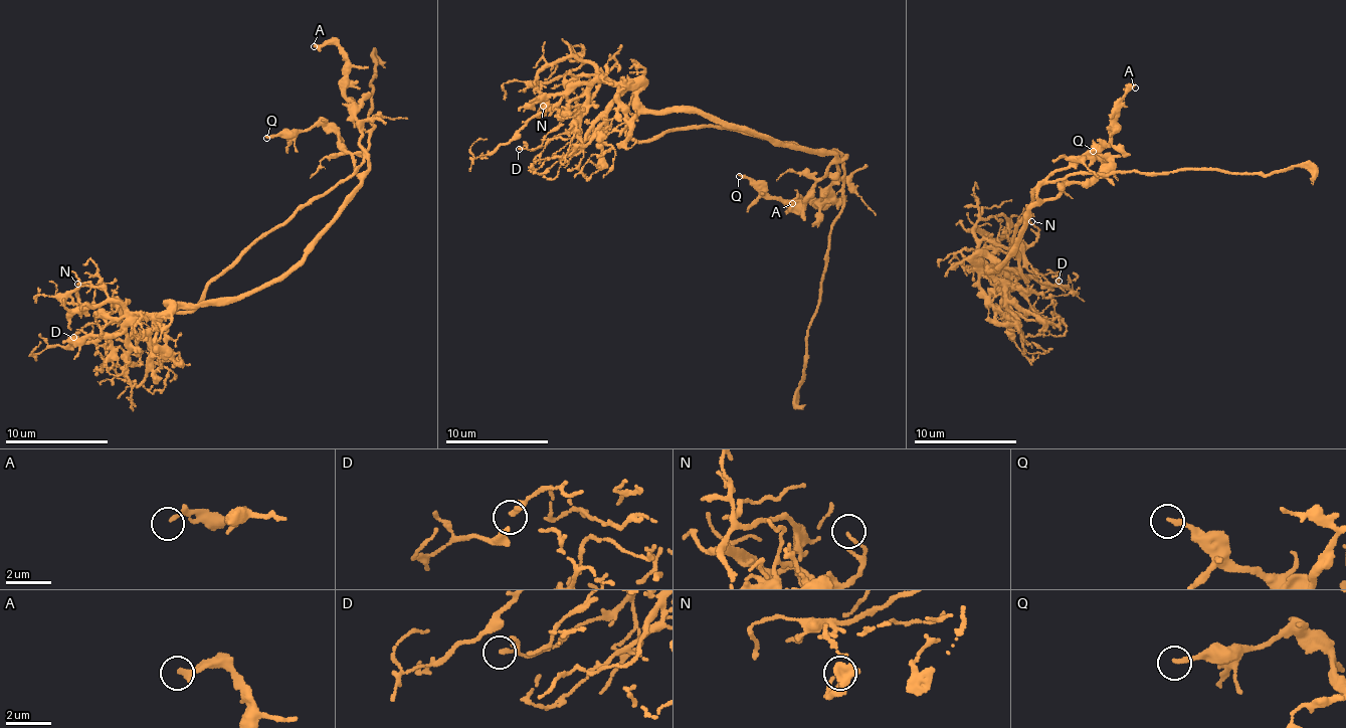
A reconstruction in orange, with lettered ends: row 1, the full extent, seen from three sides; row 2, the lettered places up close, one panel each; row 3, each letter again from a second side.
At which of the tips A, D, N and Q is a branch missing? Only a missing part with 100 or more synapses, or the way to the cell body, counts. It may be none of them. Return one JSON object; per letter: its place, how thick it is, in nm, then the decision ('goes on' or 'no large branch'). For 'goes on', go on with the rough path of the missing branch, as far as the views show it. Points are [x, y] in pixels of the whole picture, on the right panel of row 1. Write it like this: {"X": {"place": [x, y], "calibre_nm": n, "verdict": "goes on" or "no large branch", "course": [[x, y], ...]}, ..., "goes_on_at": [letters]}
{"A": {"place": [1135, 87], "calibre_nm": 240, "verdict": "no large branch"}, "D": {"place": [1059, 281], "calibre_nm": 120, "verdict": "no large branch"}, "N": {"place": [1031, 221], "calibre_nm": 110, "verdict": "no large branch"}, "Q": {"place": [1093, 151], "calibre_nm": 190, "verdict": "no large branch"}, "goes_on_at": []}

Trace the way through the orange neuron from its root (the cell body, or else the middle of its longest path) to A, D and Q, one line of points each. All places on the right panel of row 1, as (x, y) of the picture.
A: (1015, 251), (1037, 189), (1108, 142), (1111, 109), (1135, 87)
D: (1015, 251), (990, 270), (999, 262), (974, 257), (992, 241), (1033, 271), (1058, 271), (1059, 281)
Q: (1015, 251), (1016, 237), (1025, 227), (1023, 215), (1072, 183), (1091, 182), (1107, 166), (1108, 158), (1093, 151)

